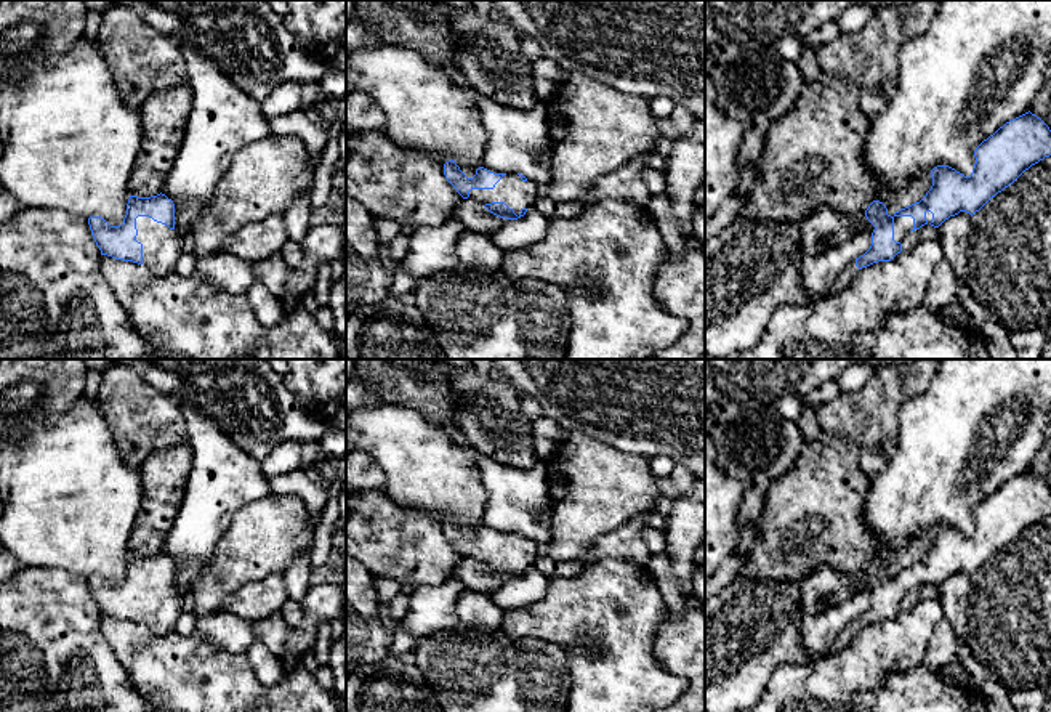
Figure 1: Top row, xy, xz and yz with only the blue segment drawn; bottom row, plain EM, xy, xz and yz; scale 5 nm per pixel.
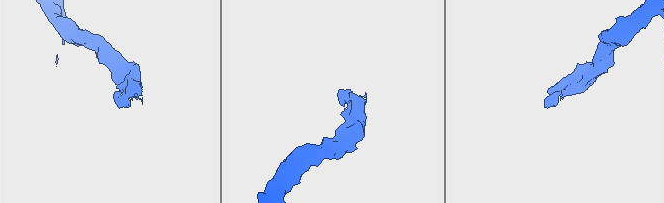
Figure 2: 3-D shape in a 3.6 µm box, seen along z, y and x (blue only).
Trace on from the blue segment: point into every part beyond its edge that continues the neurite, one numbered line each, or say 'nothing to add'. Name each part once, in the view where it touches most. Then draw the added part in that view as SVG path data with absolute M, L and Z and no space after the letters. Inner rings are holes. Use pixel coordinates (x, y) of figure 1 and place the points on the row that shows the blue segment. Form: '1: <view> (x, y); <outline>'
1: xy (161, 246); M138 216L136 229L136 241L143 244L143 266L154 276L175 271L183 253L179 233L149 216Z

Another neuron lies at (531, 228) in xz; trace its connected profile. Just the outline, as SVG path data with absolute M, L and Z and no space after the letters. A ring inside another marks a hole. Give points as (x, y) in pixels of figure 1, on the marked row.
M532 207L524 216L506 221L490 234L490 239L501 252L517 250L542 241L548 233L548 225L550 220Z

